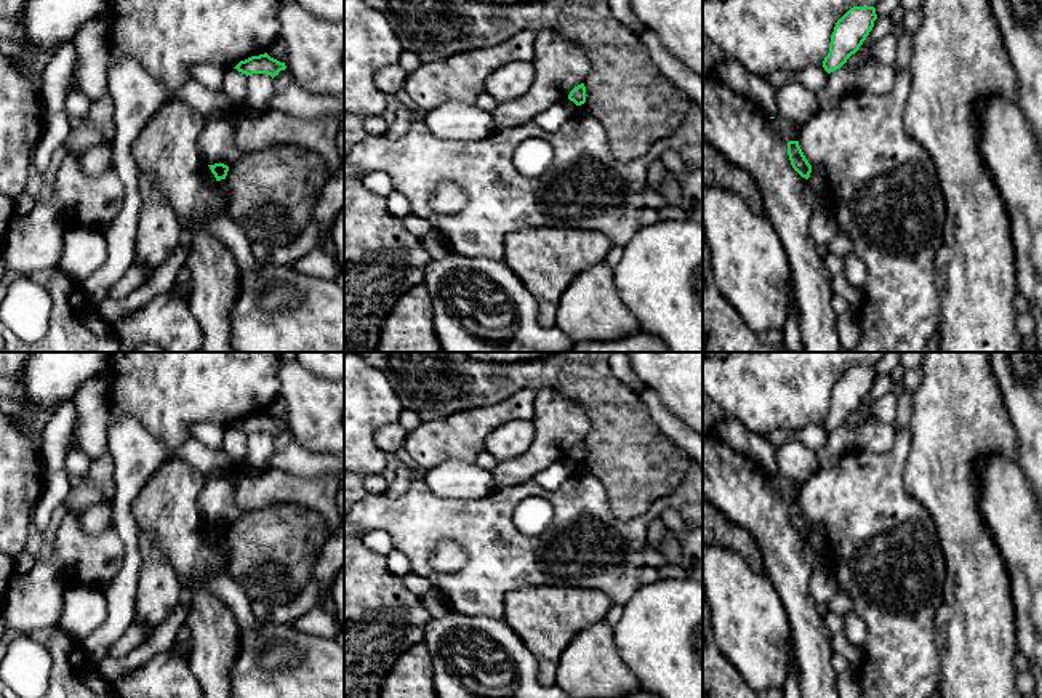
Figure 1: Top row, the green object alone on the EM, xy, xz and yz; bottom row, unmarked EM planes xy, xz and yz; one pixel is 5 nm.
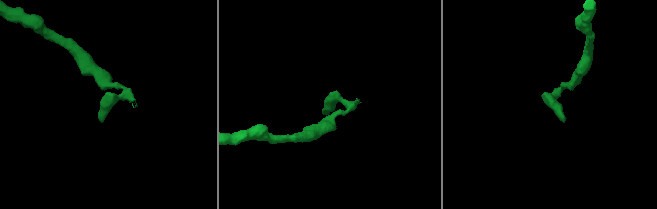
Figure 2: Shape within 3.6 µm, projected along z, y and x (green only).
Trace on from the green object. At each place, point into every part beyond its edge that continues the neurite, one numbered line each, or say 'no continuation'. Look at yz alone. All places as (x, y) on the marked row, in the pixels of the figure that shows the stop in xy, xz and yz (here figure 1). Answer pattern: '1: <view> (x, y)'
no continuation

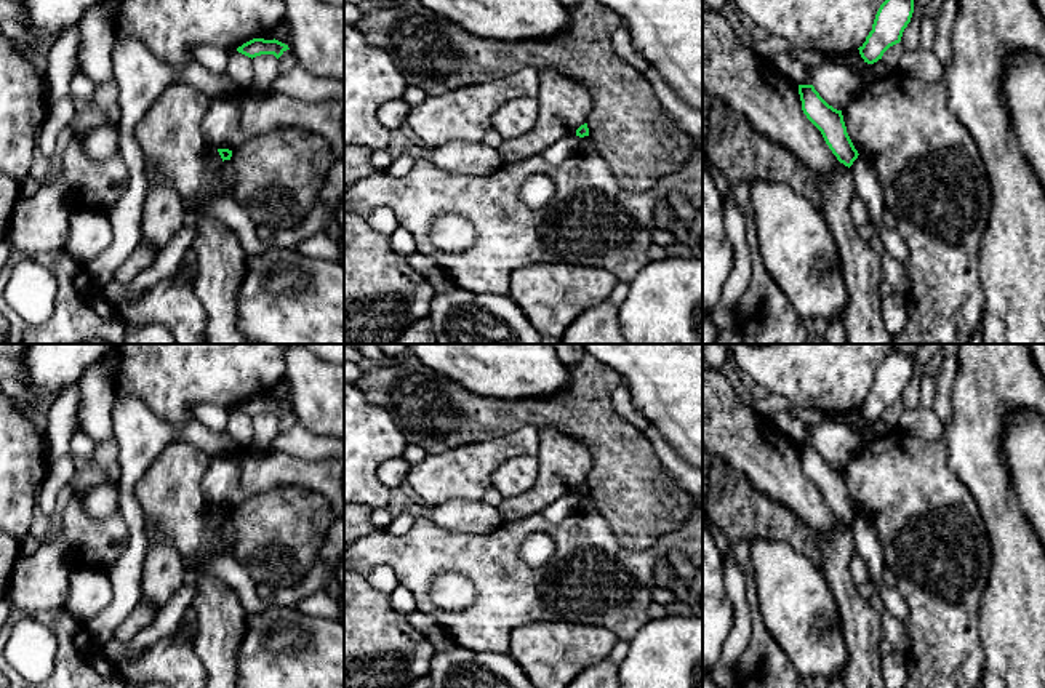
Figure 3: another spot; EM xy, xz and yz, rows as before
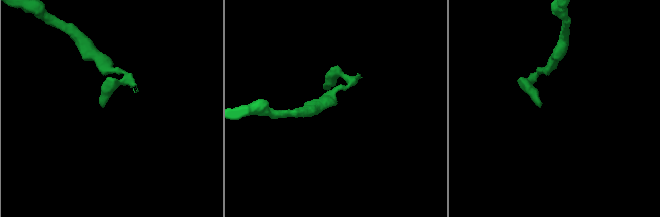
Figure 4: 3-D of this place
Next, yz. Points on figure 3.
no continuation

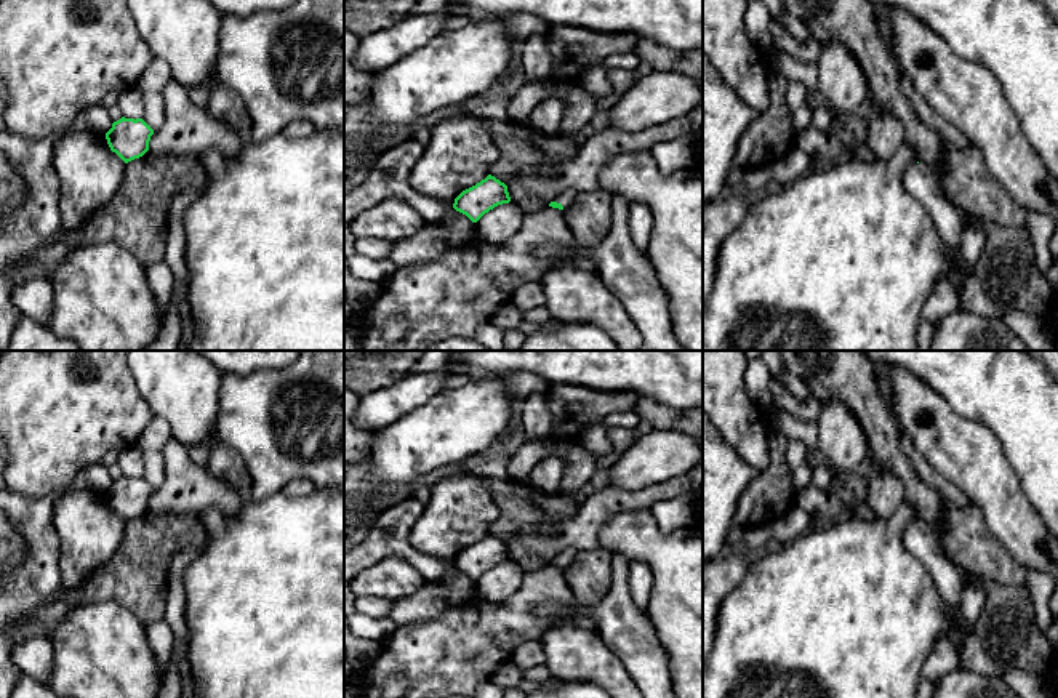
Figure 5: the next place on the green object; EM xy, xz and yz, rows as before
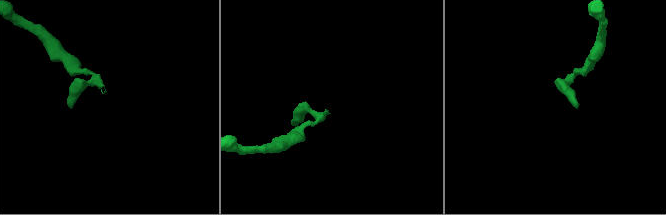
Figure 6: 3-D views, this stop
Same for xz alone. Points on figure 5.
1: xz (567, 197)

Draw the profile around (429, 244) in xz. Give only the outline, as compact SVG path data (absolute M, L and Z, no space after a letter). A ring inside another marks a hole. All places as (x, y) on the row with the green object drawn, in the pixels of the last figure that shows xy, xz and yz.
M450 208L440 221L426 223L415 235L394 242L389 259L397 267L439 259L448 248L442 226L455 215L456 210Z

